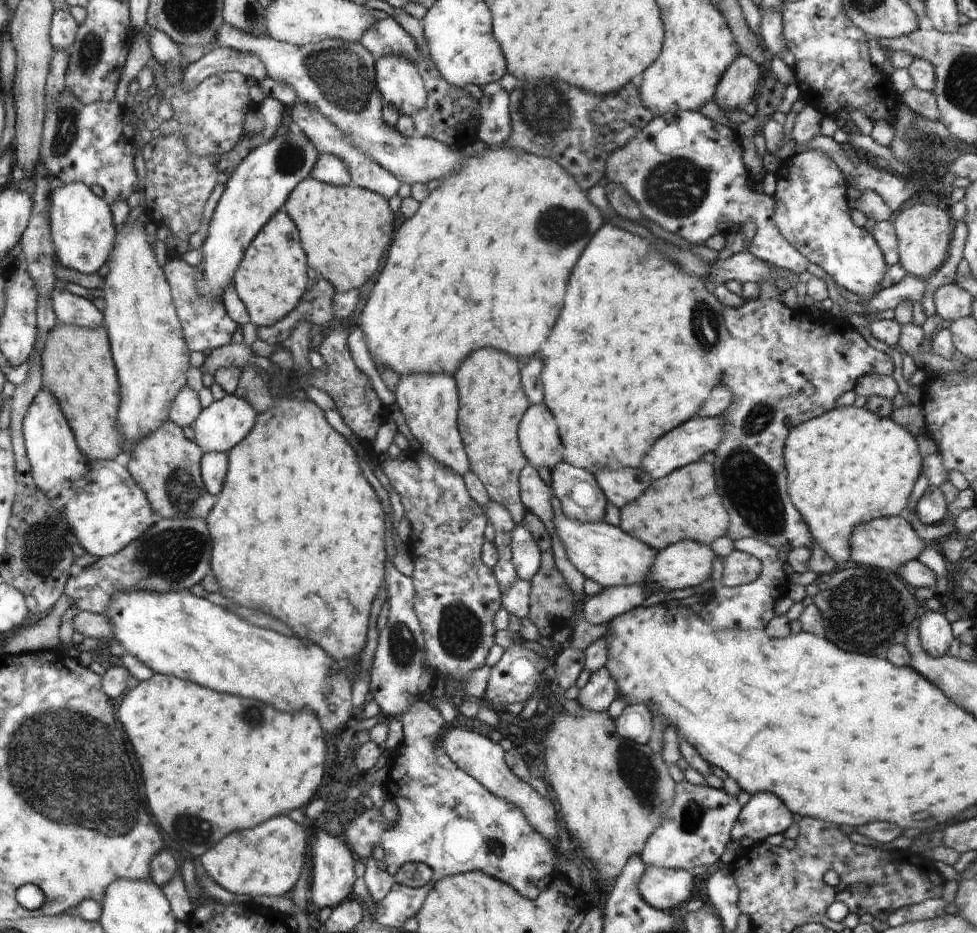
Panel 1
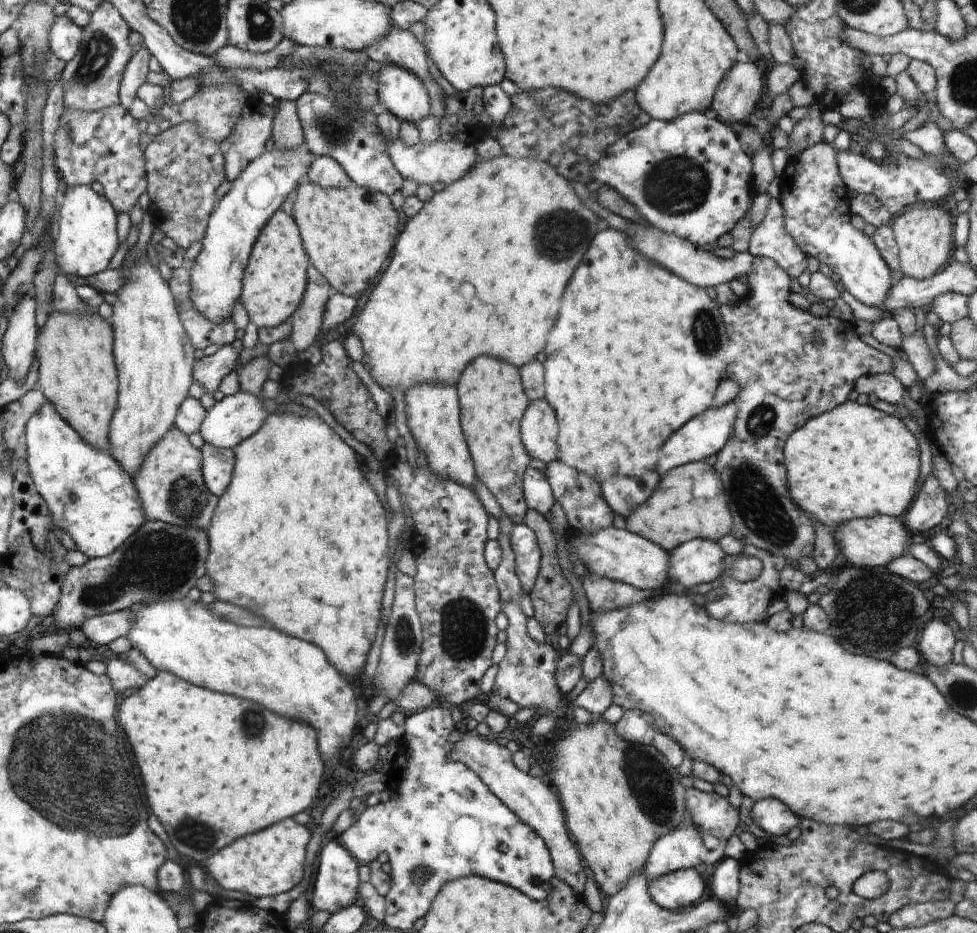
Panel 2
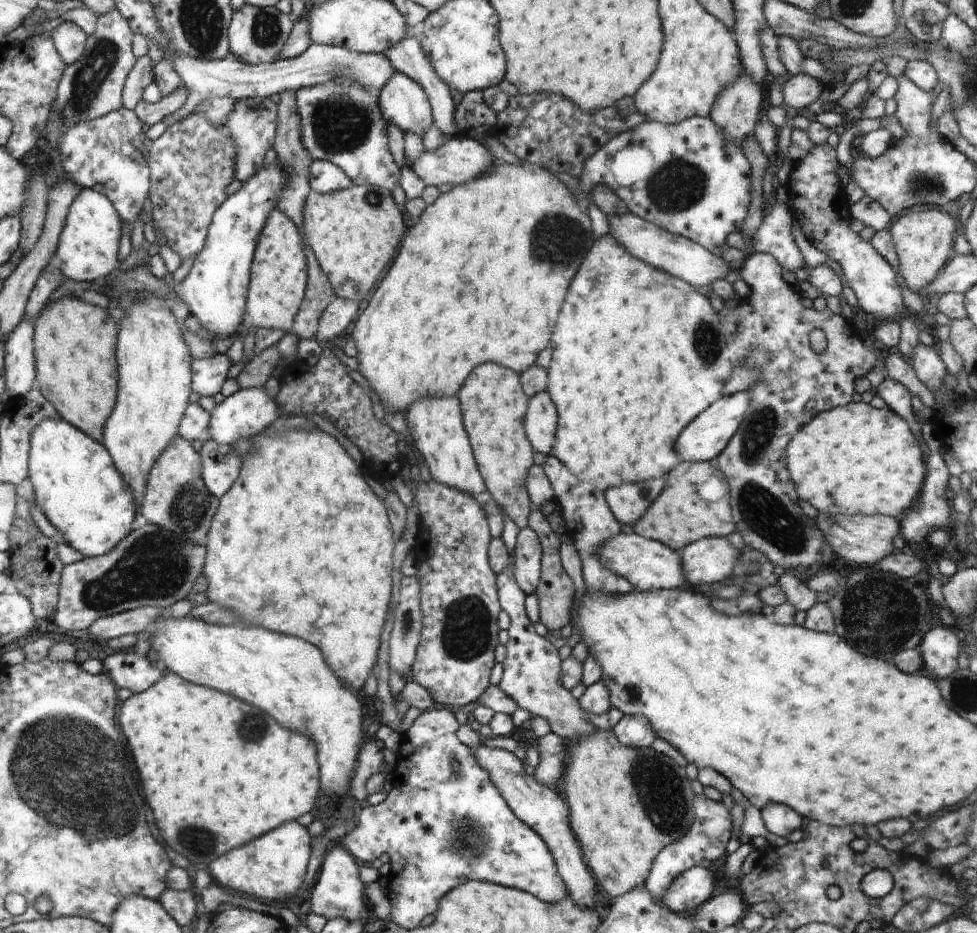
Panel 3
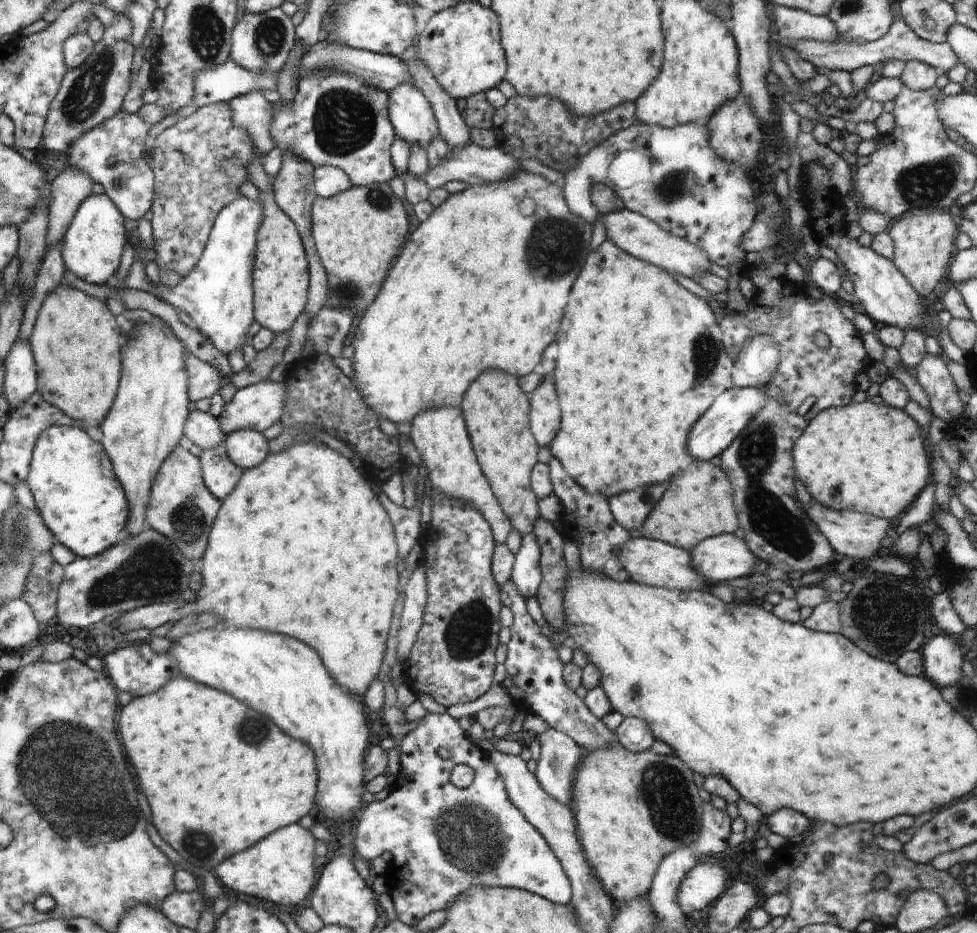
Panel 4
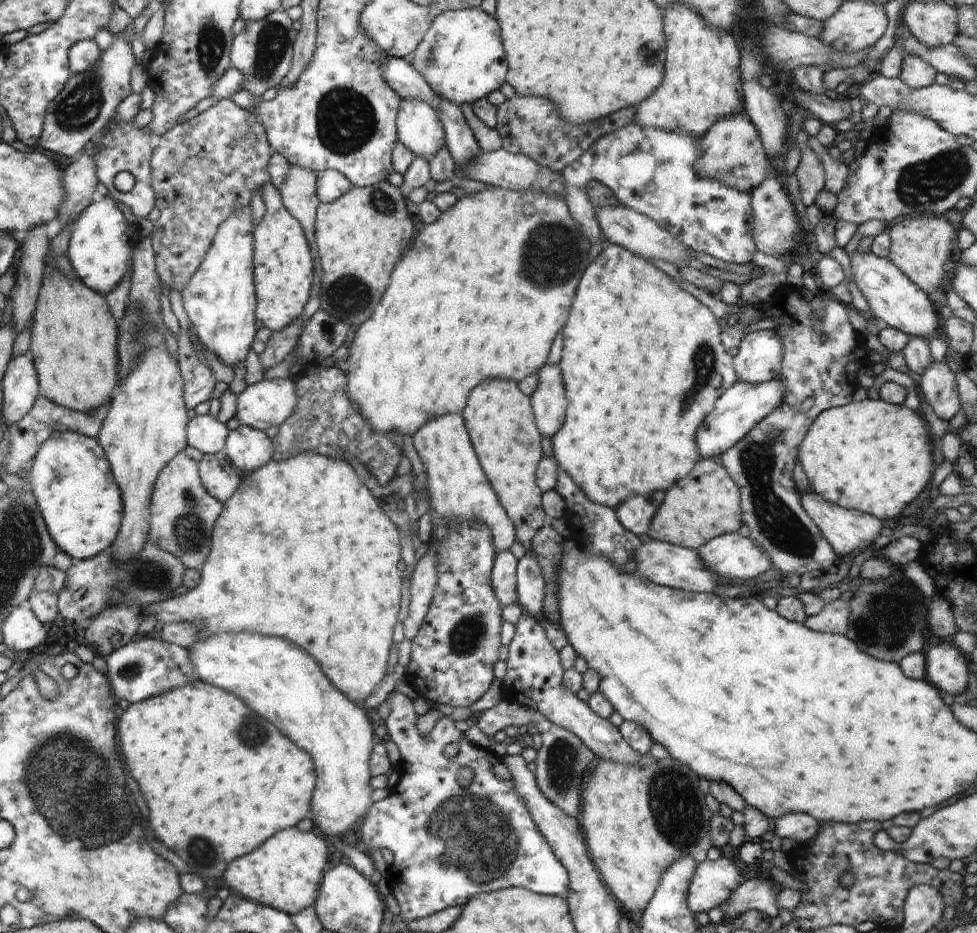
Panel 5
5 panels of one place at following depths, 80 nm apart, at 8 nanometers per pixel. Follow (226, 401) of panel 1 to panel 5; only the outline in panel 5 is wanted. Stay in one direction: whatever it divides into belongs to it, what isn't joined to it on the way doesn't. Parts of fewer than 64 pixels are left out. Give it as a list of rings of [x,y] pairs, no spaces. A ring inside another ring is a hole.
[[[263,379],[237,396],[234,418],[242,425],[264,431],[282,425],[297,408],[298,398],[294,379]]]

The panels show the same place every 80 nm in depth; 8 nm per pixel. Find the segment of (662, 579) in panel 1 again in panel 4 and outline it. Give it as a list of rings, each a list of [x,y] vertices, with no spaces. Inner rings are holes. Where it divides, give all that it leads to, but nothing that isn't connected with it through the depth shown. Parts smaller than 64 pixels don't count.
[[[734,534],[704,539],[689,553],[697,573],[712,582],[727,583],[728,580],[750,576],[757,559],[746,541]]]

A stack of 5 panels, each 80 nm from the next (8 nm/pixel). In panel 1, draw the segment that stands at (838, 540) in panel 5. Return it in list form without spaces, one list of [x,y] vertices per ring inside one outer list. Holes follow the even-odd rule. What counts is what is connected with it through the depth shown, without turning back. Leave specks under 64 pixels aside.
[[[905,514],[878,518],[854,526],[850,536],[850,561],[855,565],[891,571],[898,575],[898,568],[902,568],[902,564],[918,560],[920,553],[928,546],[936,547],[936,542],[928,542],[919,537]]]

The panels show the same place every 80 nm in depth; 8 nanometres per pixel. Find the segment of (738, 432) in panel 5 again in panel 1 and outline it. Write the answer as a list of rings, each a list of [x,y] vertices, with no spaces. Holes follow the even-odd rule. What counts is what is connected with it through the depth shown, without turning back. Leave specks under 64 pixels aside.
[[[714,416],[714,418],[692,417],[689,422],[670,430],[654,442],[649,453],[643,457],[640,469],[644,469],[652,481],[658,480],[671,474],[674,470],[683,468],[692,462],[697,462],[708,452],[714,453],[716,446],[720,445],[720,440],[724,436],[722,424],[724,424],[724,420],[721,416]]]

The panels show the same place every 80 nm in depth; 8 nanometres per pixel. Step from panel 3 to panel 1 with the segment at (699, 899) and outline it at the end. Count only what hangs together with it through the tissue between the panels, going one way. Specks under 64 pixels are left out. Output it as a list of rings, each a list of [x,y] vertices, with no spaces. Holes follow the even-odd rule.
[[[645,867],[639,891],[642,898],[656,910],[670,910],[693,898],[694,878],[692,872],[683,869]]]

